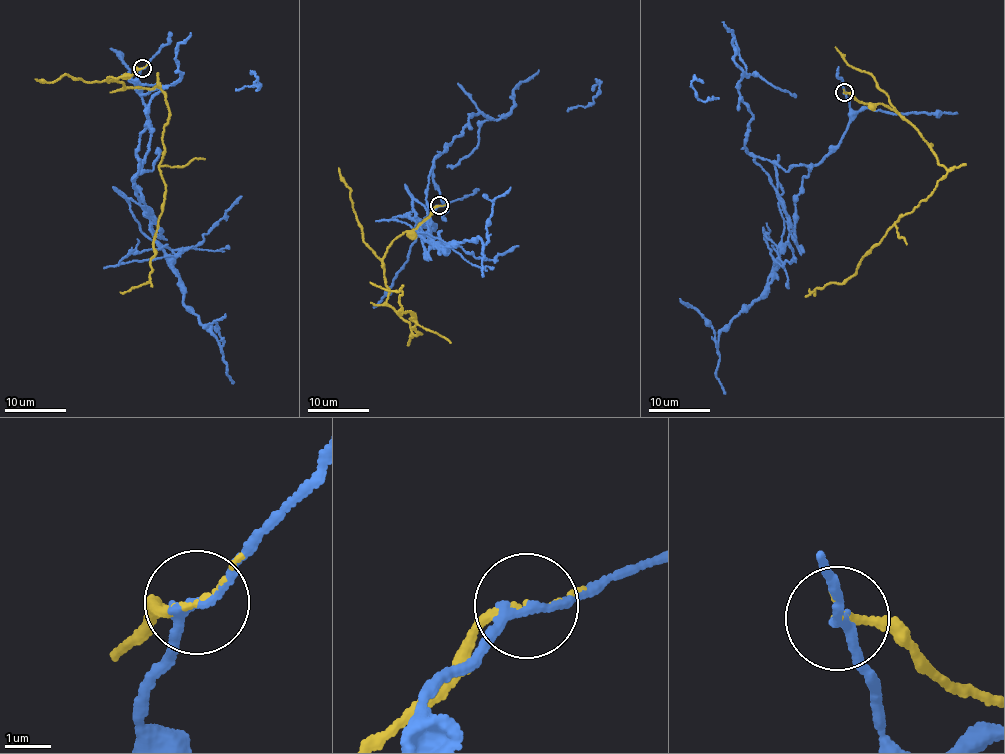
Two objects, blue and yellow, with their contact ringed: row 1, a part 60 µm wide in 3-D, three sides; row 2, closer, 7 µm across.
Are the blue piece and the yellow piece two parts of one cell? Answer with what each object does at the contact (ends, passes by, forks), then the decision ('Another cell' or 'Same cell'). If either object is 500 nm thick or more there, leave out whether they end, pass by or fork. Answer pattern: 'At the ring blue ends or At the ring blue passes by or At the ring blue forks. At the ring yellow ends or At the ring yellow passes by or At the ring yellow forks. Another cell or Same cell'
At the ring blue passes by. At the ring yellow passes by. Another cell

